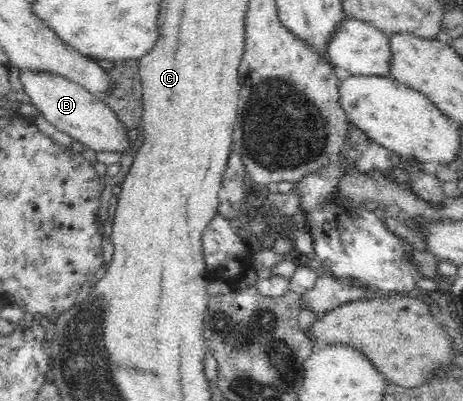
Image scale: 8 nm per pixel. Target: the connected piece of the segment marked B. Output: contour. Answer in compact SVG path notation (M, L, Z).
M21 68L19 78L23 92L30 96L30 102L36 105L39 114L42 114L50 124L58 130L66 132L73 140L77 140L86 148L96 152L132 152L132 143L128 143L128 128L120 122L116 113L102 100L96 98L82 86L52 73L52 71L30 71Z

